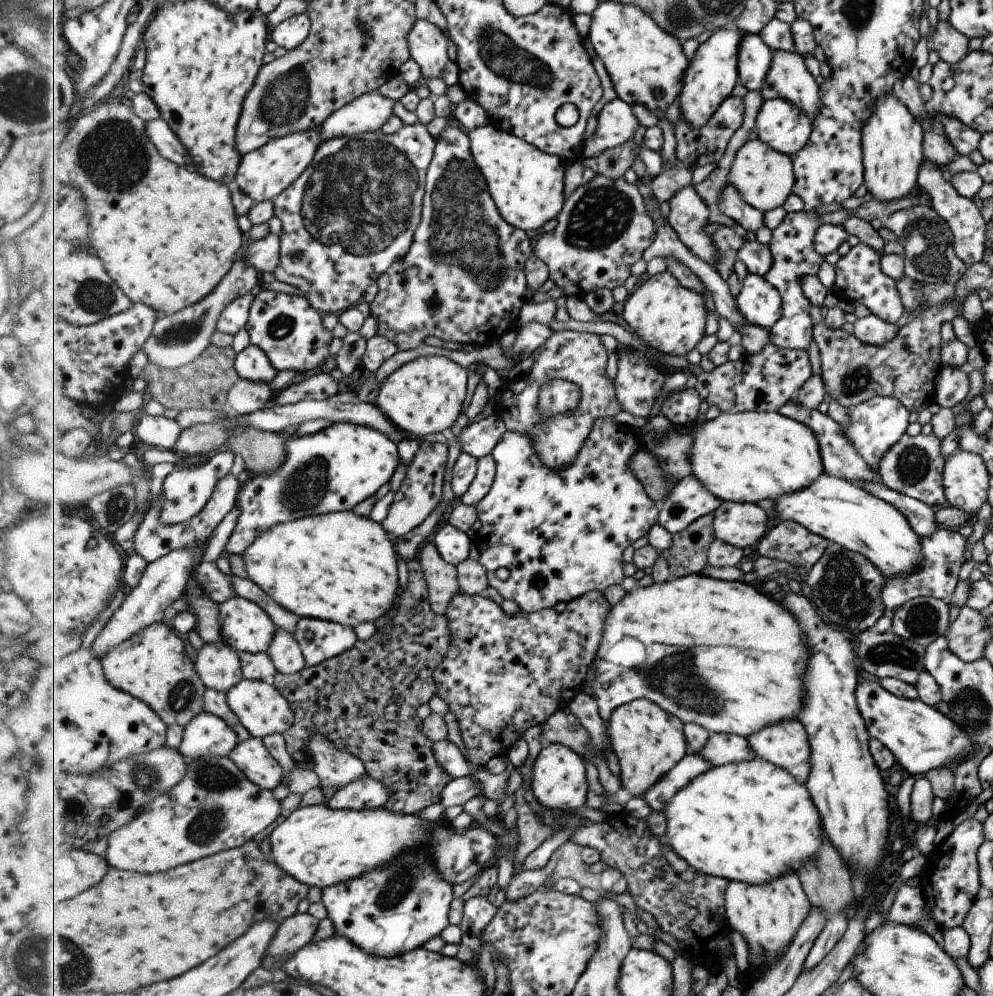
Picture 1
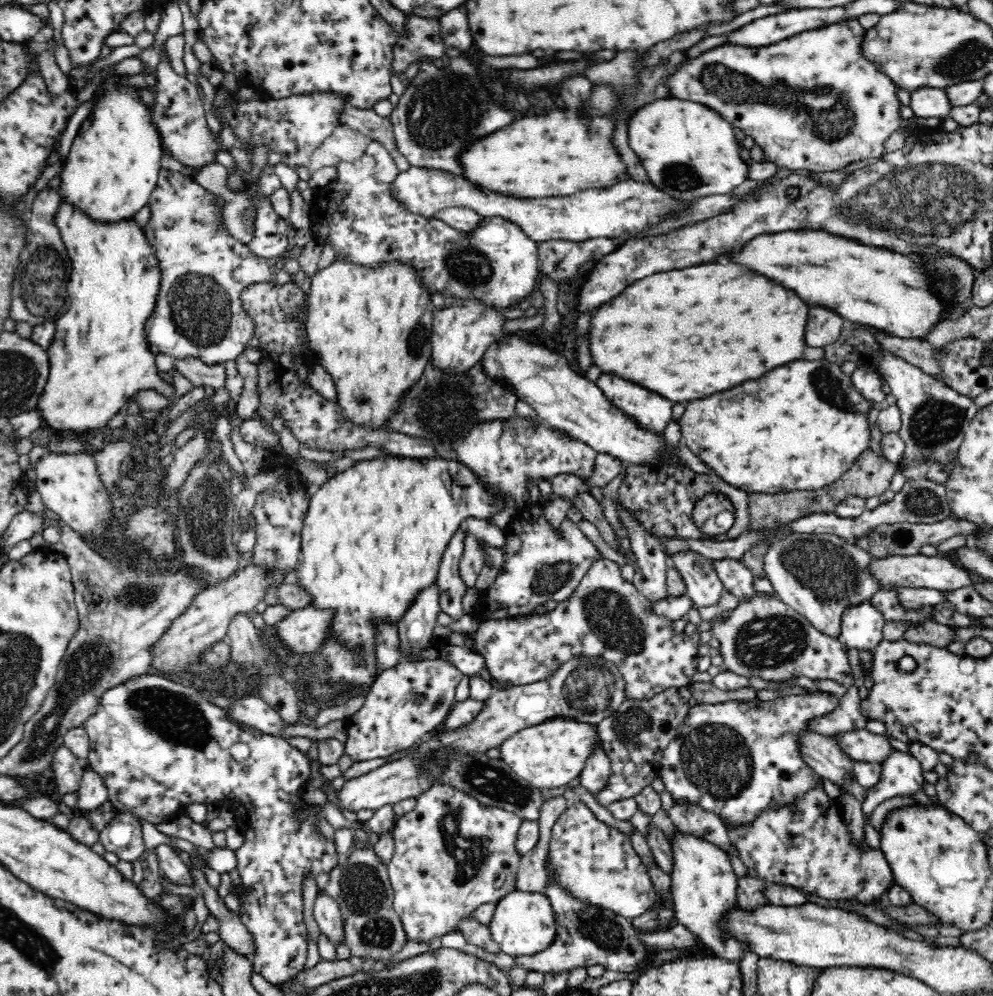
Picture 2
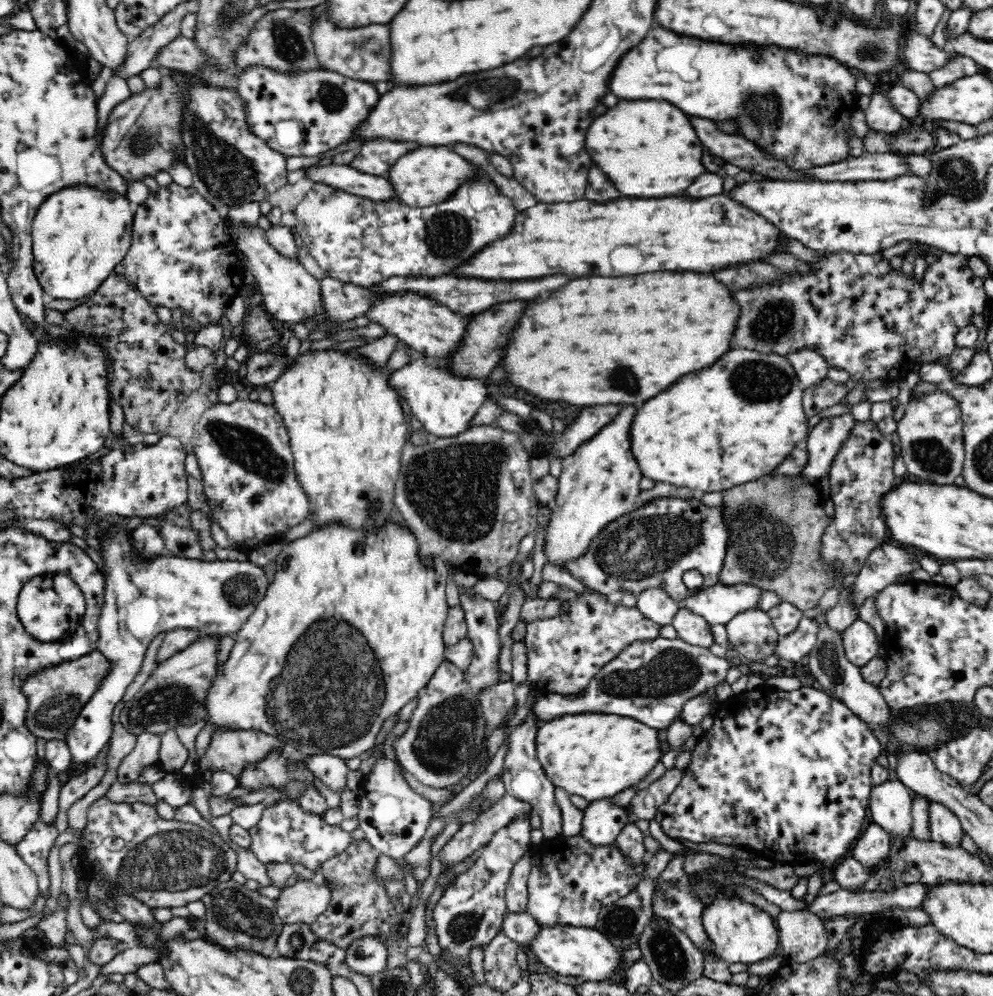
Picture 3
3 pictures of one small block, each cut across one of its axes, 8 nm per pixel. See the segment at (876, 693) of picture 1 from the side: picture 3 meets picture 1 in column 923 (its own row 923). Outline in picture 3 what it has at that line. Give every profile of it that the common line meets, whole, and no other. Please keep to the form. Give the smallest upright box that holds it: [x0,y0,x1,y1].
[702,894,779,966]

